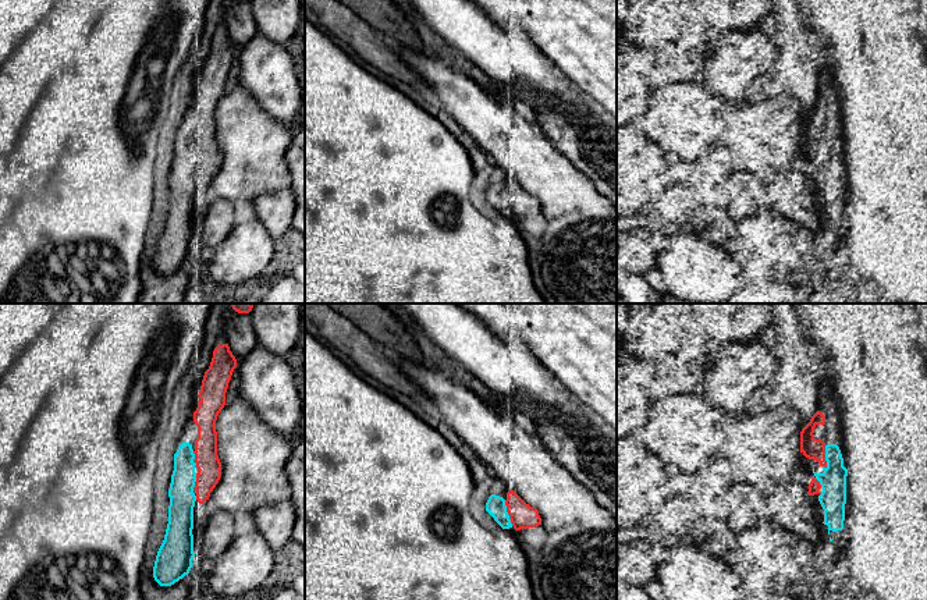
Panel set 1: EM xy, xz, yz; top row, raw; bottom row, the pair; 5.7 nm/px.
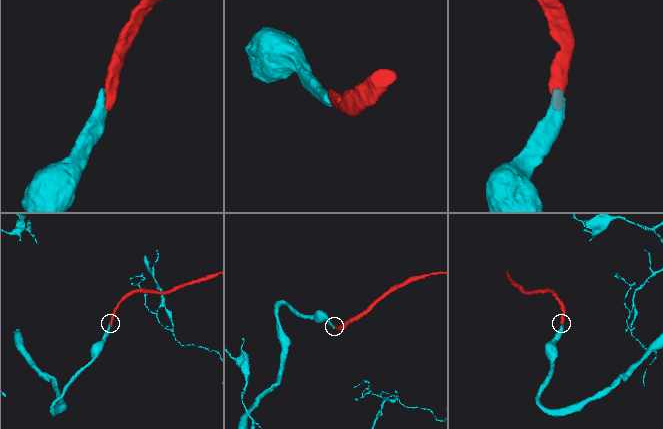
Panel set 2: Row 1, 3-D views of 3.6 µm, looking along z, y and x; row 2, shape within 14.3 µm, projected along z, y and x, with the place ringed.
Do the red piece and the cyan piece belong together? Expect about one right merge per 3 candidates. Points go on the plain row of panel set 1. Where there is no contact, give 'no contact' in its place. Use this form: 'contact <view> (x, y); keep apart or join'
contact yz (824, 145); join

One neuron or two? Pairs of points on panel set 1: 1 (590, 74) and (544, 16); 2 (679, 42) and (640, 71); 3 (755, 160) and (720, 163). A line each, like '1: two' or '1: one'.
1: one
2: two
3: two

